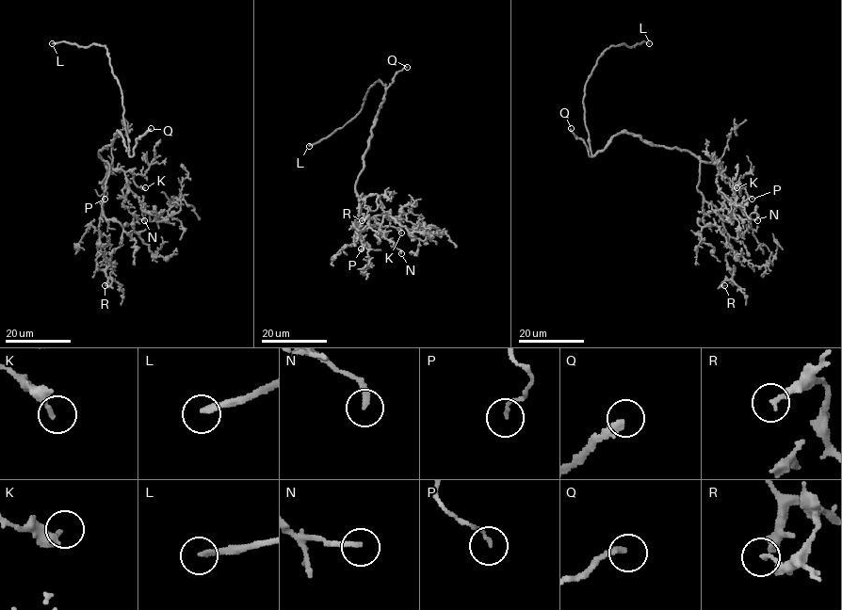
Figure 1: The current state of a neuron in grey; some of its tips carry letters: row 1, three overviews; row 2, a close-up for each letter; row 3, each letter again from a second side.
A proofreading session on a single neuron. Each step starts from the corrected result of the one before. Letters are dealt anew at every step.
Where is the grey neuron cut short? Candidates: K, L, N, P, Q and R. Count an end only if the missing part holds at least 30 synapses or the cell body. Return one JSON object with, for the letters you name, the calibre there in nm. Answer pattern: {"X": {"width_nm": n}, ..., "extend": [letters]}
{"K": {"width_nm": 200}, "L": {"width_nm": 200}, "Q": {"width_nm": 240}, "extend": ["K", "L", "Q"]}

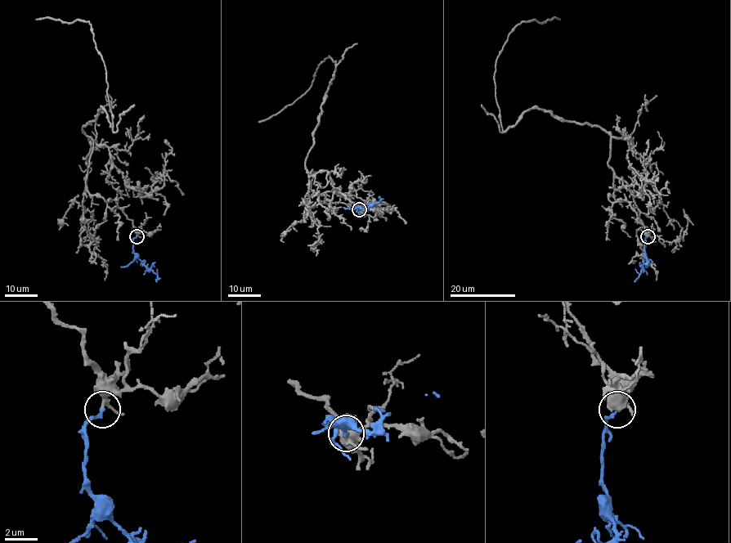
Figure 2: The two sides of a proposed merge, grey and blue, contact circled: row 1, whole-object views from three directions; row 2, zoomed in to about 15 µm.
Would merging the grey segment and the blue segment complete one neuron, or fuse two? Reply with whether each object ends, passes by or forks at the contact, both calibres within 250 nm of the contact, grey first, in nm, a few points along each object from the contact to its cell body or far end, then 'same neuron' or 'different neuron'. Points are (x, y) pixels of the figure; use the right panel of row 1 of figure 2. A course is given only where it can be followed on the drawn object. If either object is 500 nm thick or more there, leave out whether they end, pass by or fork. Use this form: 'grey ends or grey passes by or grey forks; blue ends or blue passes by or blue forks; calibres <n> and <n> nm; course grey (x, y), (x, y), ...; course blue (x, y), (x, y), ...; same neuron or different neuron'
grey passes by; blue ends; calibres 190 and 190 nm; course grey (648, 236), (625, 199), (608, 199), (605, 131), (538, 108), (501, 125), (494, 73), (509, 33), (560, 20); course blue (648, 236), (645, 240), (648, 262), (634, 282); same neuron

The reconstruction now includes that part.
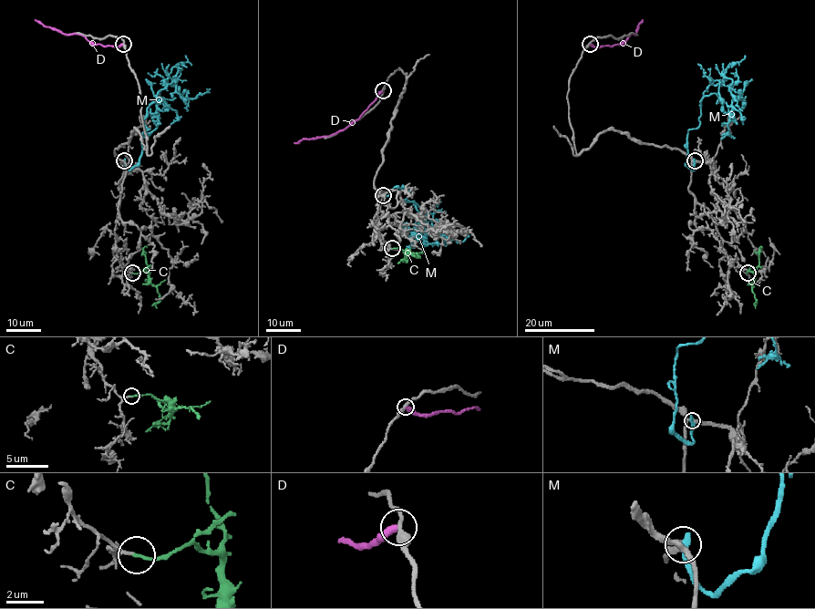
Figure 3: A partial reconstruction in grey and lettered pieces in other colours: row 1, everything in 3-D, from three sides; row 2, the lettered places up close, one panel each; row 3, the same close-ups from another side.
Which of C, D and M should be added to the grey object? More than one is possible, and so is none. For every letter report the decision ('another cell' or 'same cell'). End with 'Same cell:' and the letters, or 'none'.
C: same cell
D: another cell
M: another cell
Same cell: C

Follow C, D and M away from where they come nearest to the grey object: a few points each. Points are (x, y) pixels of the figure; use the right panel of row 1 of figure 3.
C: (747, 273), (755, 275), (752, 288), (755, 308)
D: (590, 44), (594, 46), (621, 45), (631, 34), (634, 34), (642, 19)
M: (694, 160), (690, 170), (687, 134), (699, 126), (703, 93), (729, 77), (729, 92), (739, 98), (731, 89)

